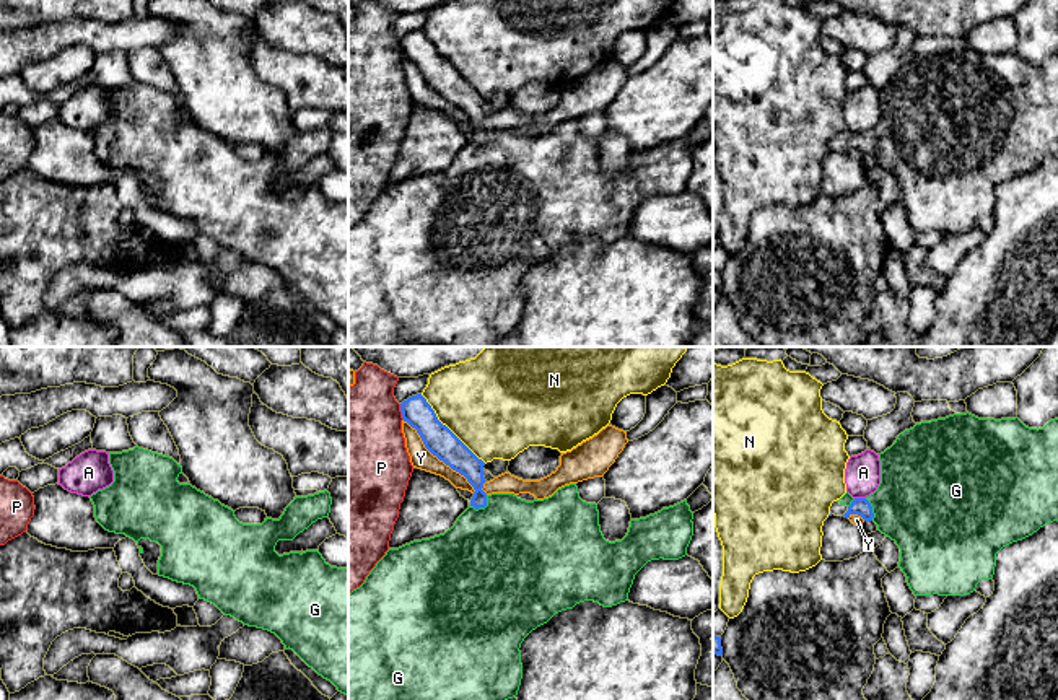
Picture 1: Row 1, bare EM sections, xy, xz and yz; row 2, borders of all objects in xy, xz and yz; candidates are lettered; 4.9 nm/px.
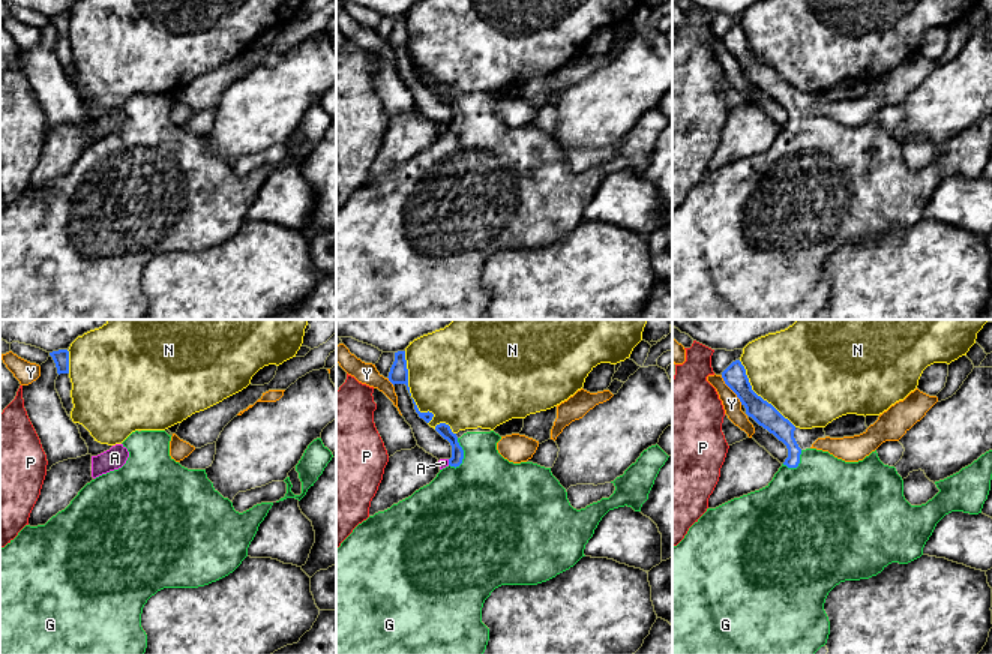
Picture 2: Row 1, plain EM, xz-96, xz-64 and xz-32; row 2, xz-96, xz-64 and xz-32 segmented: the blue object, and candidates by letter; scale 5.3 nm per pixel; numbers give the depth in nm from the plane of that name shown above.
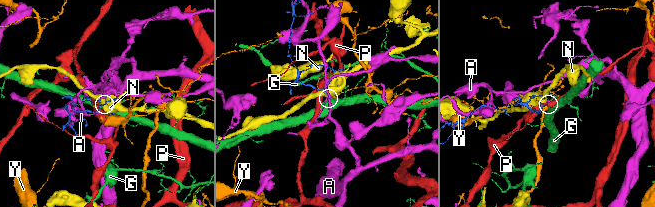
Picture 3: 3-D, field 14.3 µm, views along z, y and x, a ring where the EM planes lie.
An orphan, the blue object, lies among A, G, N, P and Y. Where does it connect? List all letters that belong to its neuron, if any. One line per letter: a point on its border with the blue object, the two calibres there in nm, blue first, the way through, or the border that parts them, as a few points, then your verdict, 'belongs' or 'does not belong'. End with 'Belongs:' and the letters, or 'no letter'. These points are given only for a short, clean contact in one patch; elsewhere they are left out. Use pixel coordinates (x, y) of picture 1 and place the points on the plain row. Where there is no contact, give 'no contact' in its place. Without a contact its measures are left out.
A: yz (860, 134) | 90/180 nm | does not belong
G: xz (482, 142) | 120/500 nm | across xz (464, 96), (477, 116), (482, 142), (495, 163), (495, 191) | belongs
N: xz (448, 64) | 150/460 nm | does not belong
P: xz (401, 46) | 150/460 nm | does not belong
Y: xz (437, 91) | 150/110 nm | does not belong
Belongs: G

